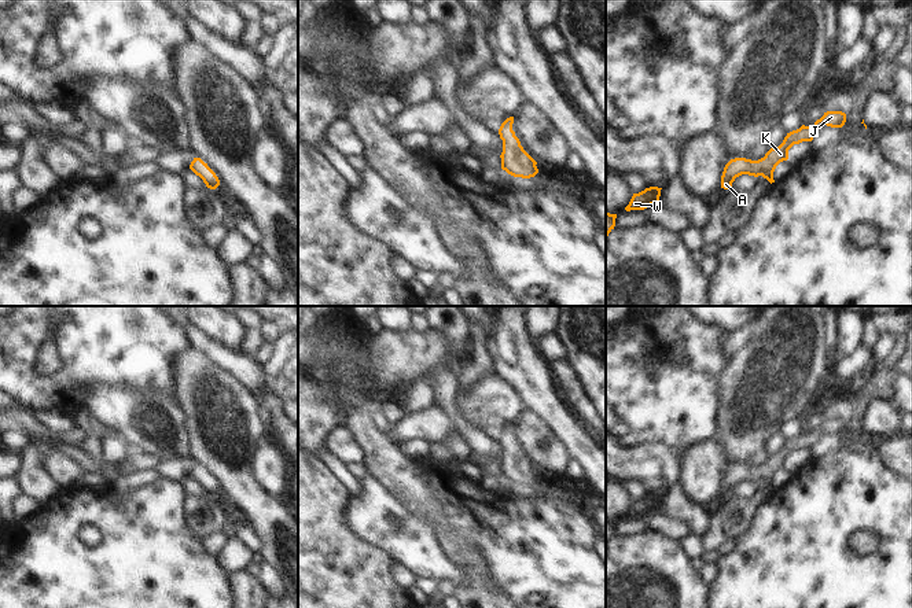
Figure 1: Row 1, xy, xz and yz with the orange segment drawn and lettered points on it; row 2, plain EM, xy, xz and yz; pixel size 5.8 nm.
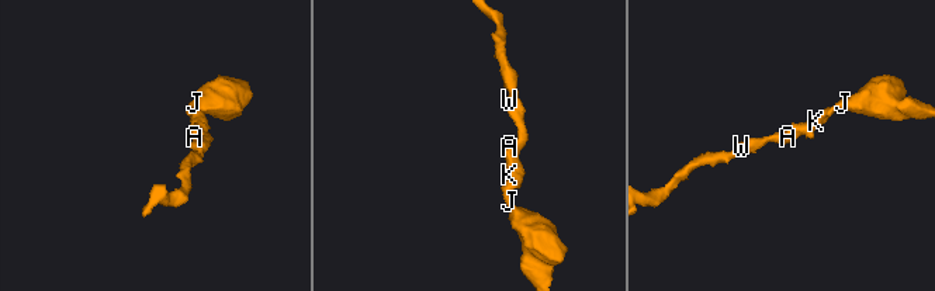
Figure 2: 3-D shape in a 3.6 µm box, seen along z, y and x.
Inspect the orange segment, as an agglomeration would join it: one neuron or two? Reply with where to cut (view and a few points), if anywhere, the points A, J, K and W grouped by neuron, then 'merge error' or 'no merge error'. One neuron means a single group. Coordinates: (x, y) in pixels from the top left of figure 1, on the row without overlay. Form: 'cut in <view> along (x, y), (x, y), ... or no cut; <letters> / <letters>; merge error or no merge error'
no cut; A J K W; no merge error

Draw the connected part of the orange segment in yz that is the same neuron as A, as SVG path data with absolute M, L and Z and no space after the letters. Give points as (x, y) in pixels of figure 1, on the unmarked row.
M827 419L812 434L802 432L799 436L787 441L783 450L776 456L771 456L765 461L764 465L761 465L758 468L751 468L751 467L746 467L746 465L731 467L725 472L724 479L722 479L721 495L729 497L732 494L732 490L735 489L735 486L742 482L749 482L749 483L754 483L754 484L762 483L771 491L775 490L773 479L780 469L788 467L788 457L794 452L799 452L802 449L812 449L823 432L827 432L831 435L842 435L845 432L845 430L846 430L845 420Z

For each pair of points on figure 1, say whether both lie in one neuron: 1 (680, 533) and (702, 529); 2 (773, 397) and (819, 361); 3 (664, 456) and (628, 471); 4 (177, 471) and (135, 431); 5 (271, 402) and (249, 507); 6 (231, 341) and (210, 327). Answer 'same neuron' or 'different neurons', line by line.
1: different neurons
2: same neuron
3: same neuron
4: different neurons
5: different neurons
6: same neuron

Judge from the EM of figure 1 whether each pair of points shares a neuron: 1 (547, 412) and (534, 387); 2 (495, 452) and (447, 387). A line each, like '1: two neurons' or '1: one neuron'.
1: one neuron
2: one neuron

